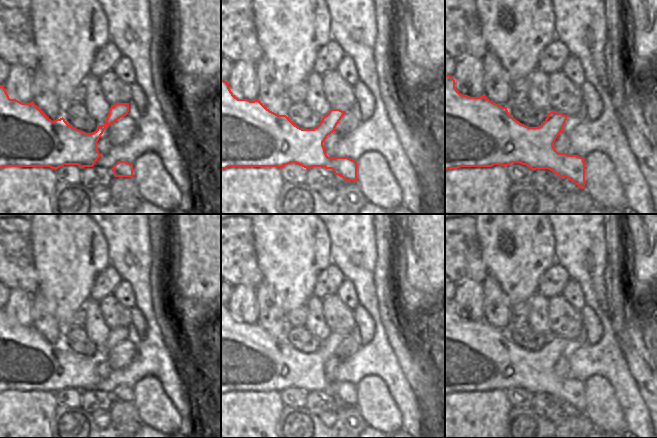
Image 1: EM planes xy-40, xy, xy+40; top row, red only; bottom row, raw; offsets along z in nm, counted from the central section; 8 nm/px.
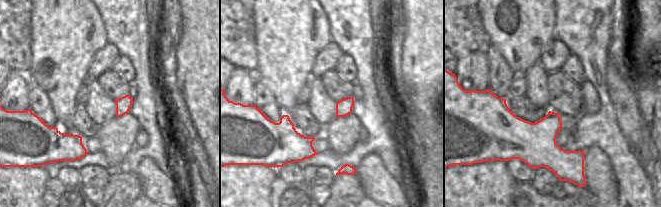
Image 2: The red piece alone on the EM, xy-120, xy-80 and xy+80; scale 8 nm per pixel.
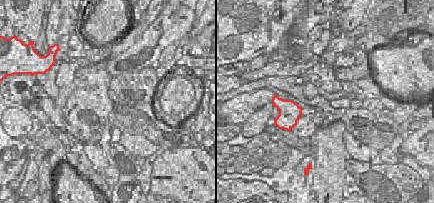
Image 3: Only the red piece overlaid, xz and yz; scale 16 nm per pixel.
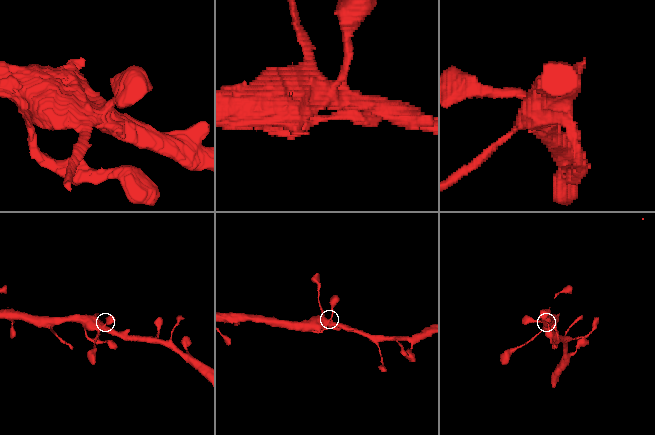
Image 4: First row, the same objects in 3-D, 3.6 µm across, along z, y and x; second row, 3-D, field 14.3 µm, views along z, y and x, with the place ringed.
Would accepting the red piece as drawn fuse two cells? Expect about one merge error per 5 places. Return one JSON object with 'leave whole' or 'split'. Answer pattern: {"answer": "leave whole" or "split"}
{"answer": "leave whole"}

